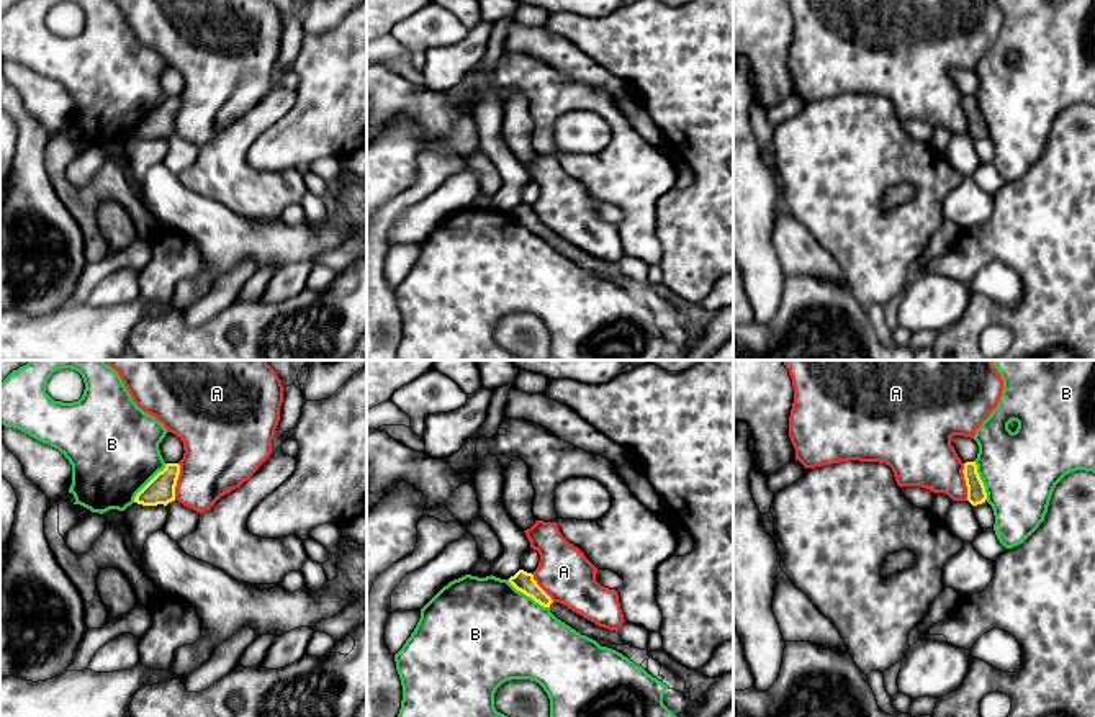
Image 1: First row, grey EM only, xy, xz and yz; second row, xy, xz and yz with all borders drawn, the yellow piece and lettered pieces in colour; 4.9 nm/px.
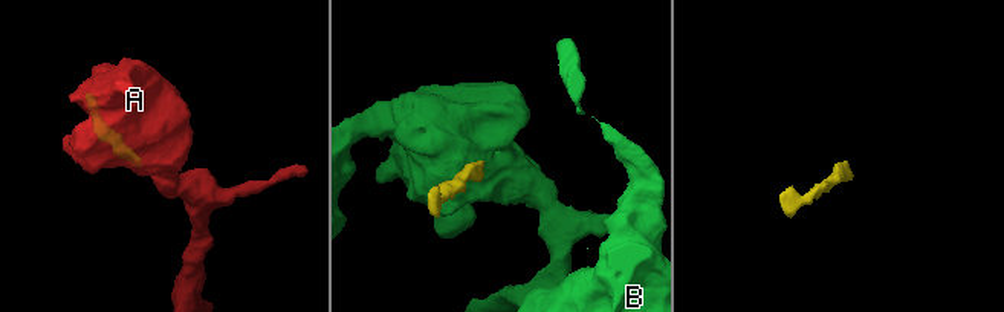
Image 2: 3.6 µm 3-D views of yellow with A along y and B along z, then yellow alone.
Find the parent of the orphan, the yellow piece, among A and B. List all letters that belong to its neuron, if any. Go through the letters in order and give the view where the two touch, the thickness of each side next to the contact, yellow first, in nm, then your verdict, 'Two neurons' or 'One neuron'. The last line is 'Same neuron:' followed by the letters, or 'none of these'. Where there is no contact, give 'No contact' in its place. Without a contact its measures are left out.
A: Touches yellow in yz. Thickness 100 nm (yellow) against 300 nm. Two neurons
B: Touches yellow in xz. Thickness 100 nm (yellow) against 480 nm. Two neurons
Same neuron: none of these

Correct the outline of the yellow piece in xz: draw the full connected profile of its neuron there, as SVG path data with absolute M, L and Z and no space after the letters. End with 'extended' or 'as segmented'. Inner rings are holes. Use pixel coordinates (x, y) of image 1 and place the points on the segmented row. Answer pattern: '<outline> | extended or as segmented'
M519 570L514 576L509 578L509 583L525 596L532 598L535 602L538 602L543 607L548 607L550 612L579 632L581 635L586 635L589 638L606 640L614 645L625 645L619 632L609 630L604 627L596 625L594 622L584 619L583 616L573 612L566 606L560 602L553 602L552 598L537 584L532 573L527 573L524 570Z | extended

